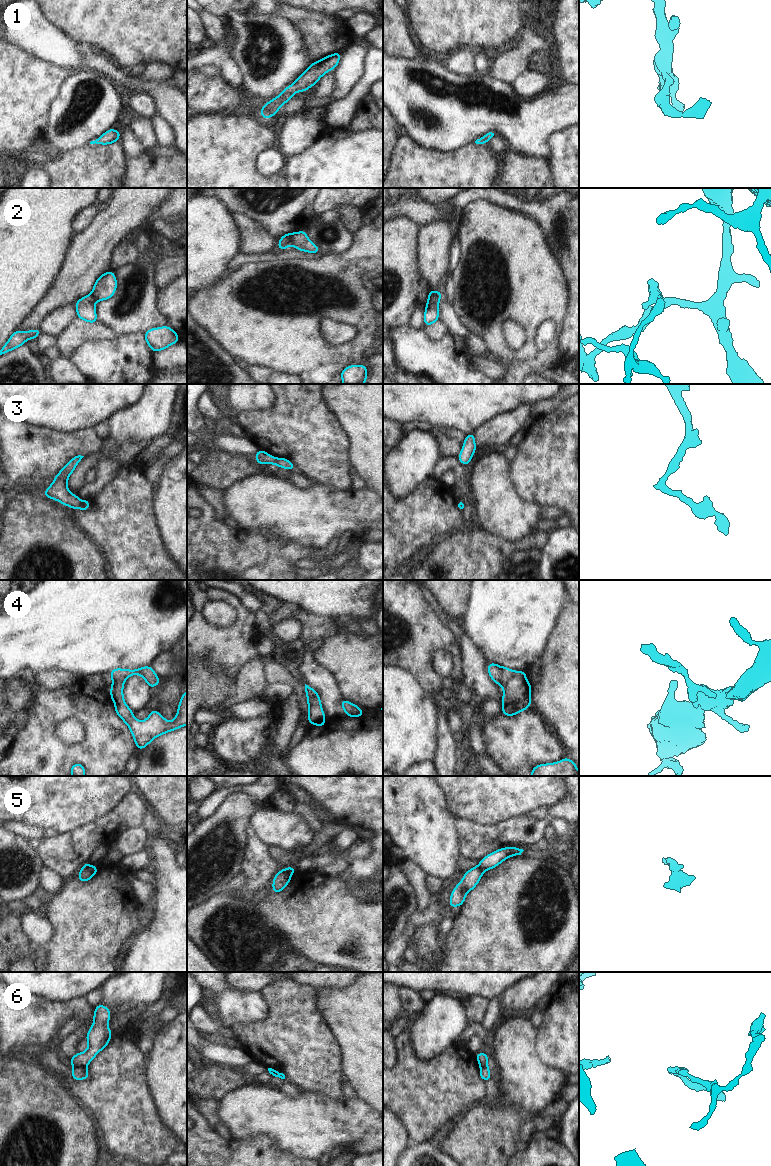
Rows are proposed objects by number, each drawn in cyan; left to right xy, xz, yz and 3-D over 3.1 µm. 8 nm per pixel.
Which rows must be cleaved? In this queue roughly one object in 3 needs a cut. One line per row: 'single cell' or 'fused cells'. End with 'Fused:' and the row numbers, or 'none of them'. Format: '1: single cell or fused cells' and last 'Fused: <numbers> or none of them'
1: single cell
2: fused cells
3: single cell
4: fused cells
5: fused cells
6: fused cells
Fused: 2, 4, 5, 6

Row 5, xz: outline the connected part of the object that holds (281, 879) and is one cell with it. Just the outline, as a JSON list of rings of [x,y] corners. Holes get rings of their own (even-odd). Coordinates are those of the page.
[[[279,871],[274,876],[273,886],[271,889],[275,893],[280,893],[288,885],[291,877],[292,877],[292,873],[284,873],[282,871]]]

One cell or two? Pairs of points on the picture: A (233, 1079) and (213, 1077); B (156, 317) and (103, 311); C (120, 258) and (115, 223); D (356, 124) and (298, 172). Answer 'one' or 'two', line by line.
A: one
B: one
C: two
D: two

